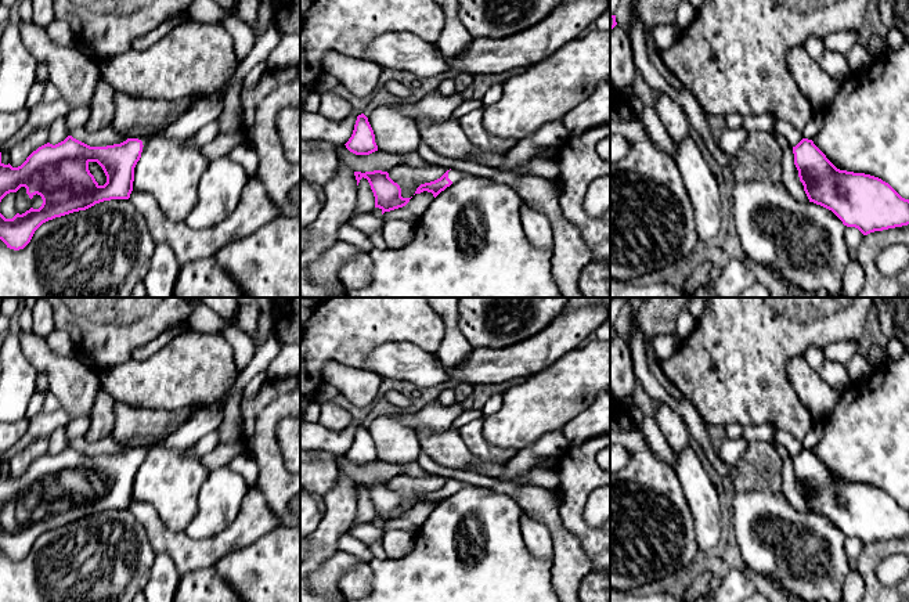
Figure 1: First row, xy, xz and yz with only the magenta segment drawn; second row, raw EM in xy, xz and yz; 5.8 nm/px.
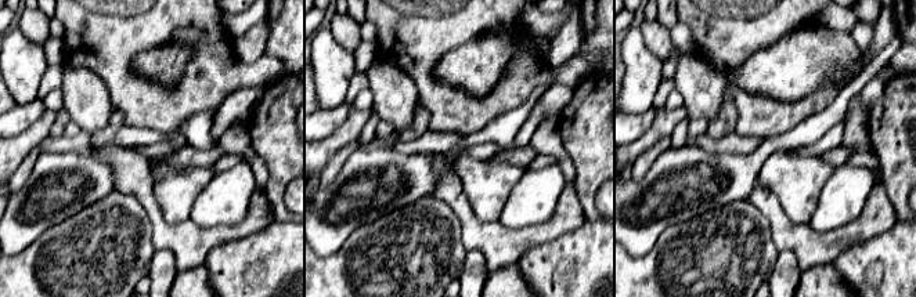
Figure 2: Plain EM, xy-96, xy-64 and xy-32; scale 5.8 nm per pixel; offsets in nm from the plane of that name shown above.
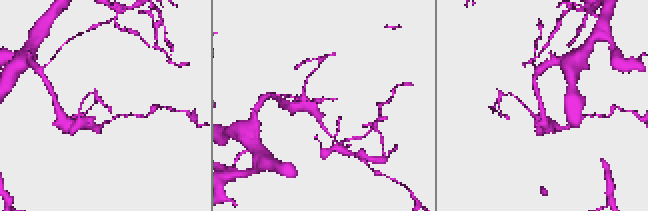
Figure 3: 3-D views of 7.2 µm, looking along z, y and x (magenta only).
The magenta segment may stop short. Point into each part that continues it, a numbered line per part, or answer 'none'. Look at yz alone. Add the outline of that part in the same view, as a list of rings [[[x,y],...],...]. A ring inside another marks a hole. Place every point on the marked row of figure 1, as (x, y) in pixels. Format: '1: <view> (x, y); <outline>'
none

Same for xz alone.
1: xz (454, 176); [[[451,169],[448,172],[448,179],[454,183],[458,183],[459,180],[465,179],[465,177],[476,177],[473,174],[469,174],[466,172],[461,172],[461,170],[455,170],[455,169]]]

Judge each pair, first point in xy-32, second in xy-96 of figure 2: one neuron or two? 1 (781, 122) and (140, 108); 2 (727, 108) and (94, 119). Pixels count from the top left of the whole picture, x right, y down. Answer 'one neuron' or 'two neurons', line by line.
1: one neuron
2: two neurons

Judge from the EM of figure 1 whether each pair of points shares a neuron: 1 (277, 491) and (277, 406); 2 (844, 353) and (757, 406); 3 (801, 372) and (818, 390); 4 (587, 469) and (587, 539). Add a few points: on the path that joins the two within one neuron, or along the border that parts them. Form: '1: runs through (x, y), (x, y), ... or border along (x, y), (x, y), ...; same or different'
1: runs through (271, 471), (267, 457), (267, 426); same
2: border along (857, 341), (834, 341), (823, 349); different
3: runs through (804, 377), (814, 386); same
4: runs through (576, 486), (576, 522); same

